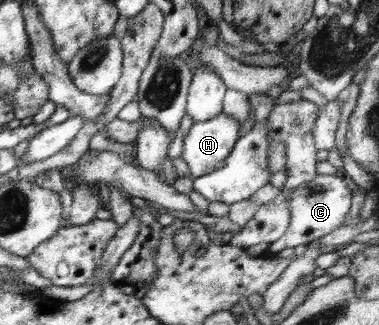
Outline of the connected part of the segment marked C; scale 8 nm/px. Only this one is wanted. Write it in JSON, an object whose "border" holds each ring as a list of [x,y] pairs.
{"border":[[[317,174],[312,181],[307,181],[303,187],[290,190],[288,197],[291,211],[290,225],[280,239],[271,243],[270,253],[278,254],[286,247],[295,248],[297,245],[310,245],[315,240],[332,233],[335,229],[348,226],[351,223],[348,213],[352,207],[352,189],[348,187],[348,183],[342,177]]]}

